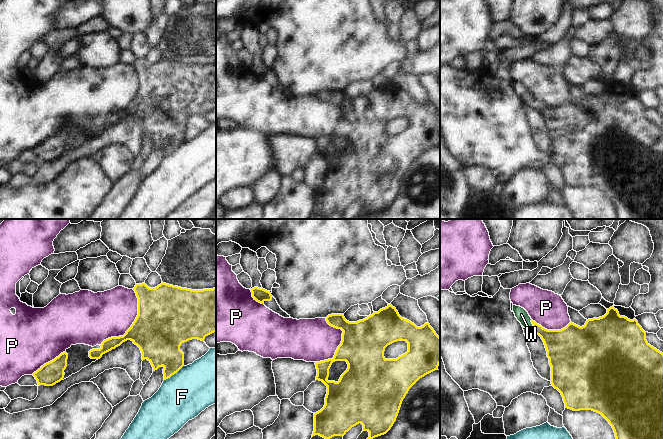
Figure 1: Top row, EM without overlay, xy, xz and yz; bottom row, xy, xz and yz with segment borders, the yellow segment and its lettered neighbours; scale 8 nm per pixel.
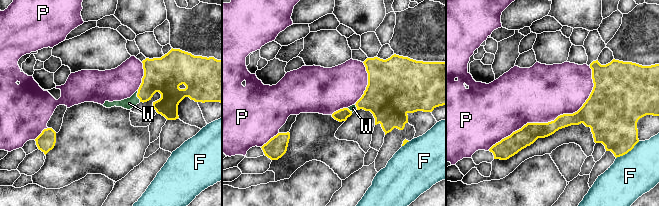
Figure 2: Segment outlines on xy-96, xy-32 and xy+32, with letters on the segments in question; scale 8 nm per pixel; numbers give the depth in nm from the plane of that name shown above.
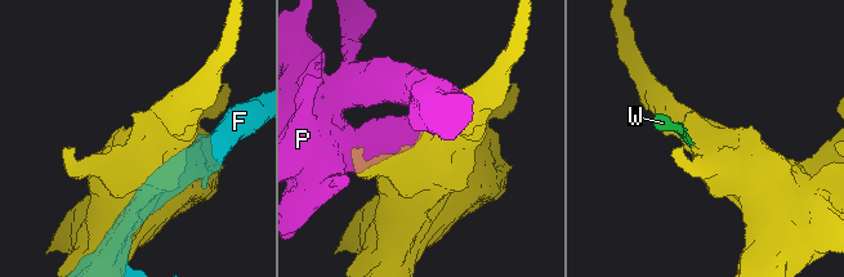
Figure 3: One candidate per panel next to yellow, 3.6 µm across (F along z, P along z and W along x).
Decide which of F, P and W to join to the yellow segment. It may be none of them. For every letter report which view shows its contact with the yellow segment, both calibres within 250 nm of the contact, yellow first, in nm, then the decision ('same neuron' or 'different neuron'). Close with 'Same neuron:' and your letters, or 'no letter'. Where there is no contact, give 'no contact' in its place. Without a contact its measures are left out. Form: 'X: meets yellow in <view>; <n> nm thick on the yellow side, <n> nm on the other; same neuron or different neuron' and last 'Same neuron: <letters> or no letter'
F: meets yellow in xy; 300 nm thick on the yellow side, 380 nm on the other; different neuron
P: meets yellow in xy; 440 nm thick on the yellow side, 380 nm on the other; different neuron
W: meets yellow in yz; 220 nm thick on the yellow side, 100 nm on the other; same neuron
Same neuron: W

